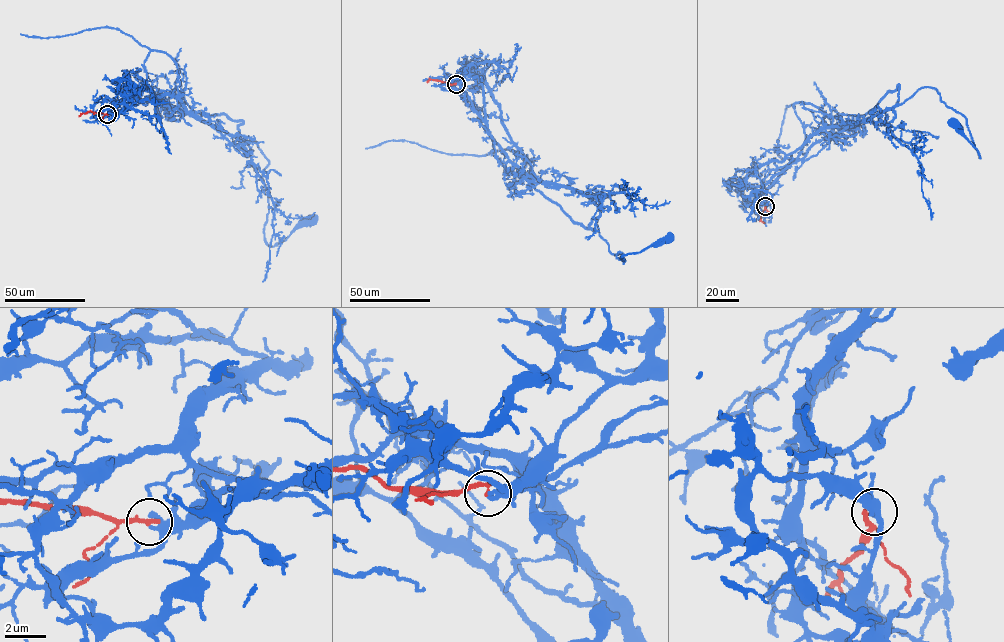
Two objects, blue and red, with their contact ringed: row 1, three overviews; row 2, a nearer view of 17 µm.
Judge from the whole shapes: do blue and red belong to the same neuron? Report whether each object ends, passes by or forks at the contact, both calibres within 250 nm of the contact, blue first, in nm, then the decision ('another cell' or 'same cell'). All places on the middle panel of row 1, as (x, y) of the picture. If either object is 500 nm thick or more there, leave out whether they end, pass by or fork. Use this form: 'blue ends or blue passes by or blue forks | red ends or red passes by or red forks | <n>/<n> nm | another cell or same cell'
blue forks | red ends | 200/220 nm | another cell

